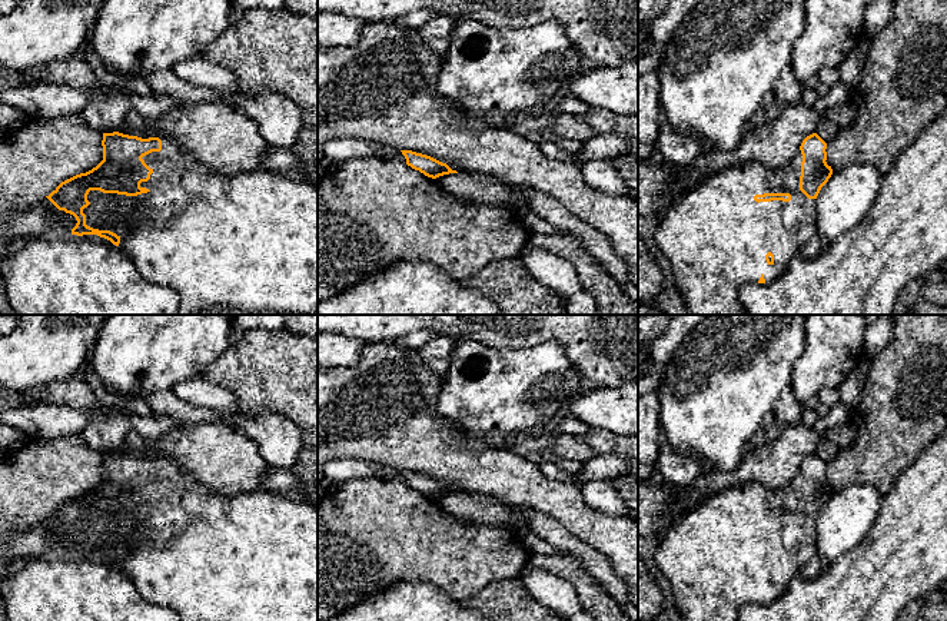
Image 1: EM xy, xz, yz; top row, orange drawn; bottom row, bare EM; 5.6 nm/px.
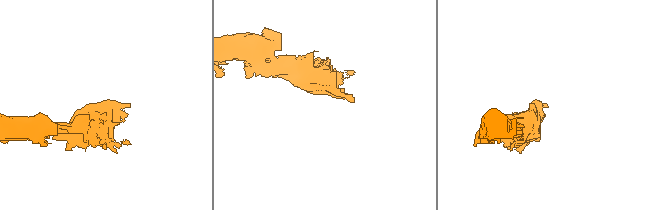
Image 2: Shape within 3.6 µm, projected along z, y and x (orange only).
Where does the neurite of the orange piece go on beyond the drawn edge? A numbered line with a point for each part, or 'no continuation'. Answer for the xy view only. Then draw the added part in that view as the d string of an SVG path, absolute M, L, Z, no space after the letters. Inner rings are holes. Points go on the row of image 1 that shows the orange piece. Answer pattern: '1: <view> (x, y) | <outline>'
1: xy (229, 245) | M166 136L159 139L162 150L142 157L153 170L150 179L140 183L140 187L149 192L134 196L143 209L134 213L137 223L120 236L119 243L120 250L133 260L137 270L149 282L173 288L177 292L179 315L318 315L318 186L302 177L269 169L226 176L185 153L176 140Z

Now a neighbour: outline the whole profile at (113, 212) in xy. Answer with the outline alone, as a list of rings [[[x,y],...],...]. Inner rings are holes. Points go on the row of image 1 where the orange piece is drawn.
[[[90,190],[87,200],[90,205],[83,209],[86,225],[99,230],[110,230],[117,236],[123,236],[137,223],[134,213],[143,209],[134,196],[100,190]]]

